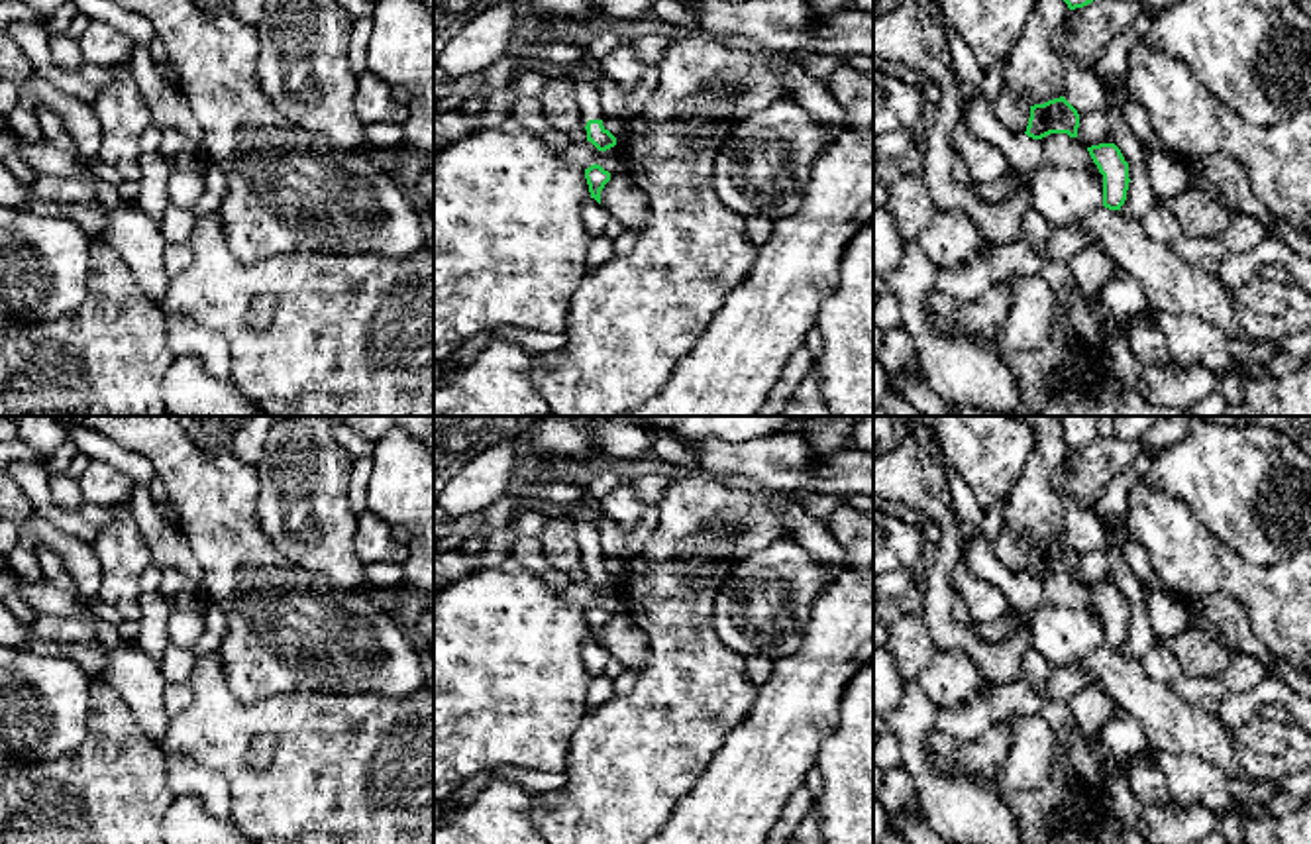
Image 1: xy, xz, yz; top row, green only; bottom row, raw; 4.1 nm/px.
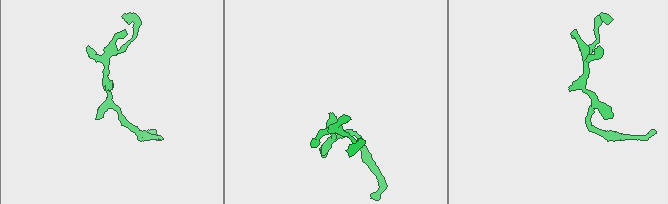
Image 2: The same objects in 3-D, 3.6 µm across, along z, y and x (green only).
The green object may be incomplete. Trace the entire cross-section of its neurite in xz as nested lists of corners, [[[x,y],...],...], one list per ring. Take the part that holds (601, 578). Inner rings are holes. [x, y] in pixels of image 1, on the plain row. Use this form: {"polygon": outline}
{"polygon": [[[581,487],[575,506],[573,520],[577,528],[581,565],[587,569],[587,581],[599,591],[606,591],[616,585],[616,577],[606,569],[599,532],[595,528],[595,516],[601,512],[601,502],[589,495],[587,487]]]}

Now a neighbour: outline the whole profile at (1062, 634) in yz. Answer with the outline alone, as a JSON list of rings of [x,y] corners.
[[[1046,605],[1034,612],[1028,628],[1030,646],[1052,669],[1075,665],[1103,646],[1103,614],[1095,610]]]

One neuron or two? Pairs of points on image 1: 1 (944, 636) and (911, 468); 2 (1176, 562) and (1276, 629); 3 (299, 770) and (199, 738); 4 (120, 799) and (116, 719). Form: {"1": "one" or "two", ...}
{"1": "one", "2": "one", "3": "one", "4": "one"}

